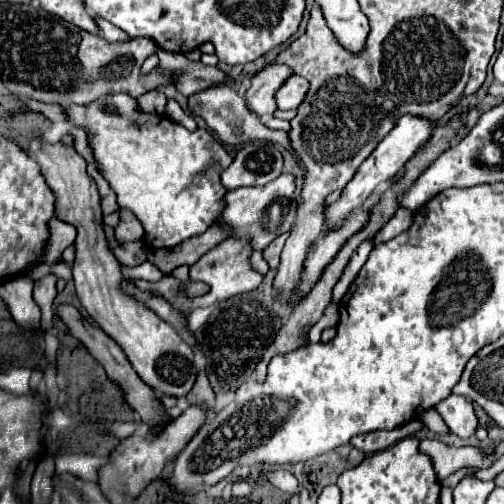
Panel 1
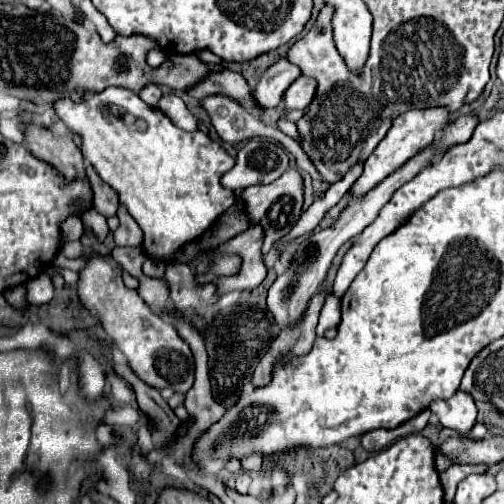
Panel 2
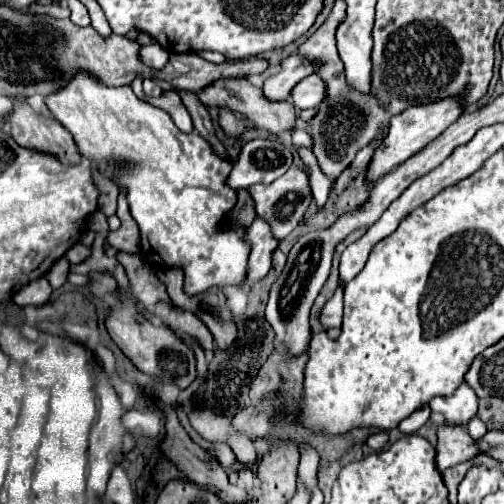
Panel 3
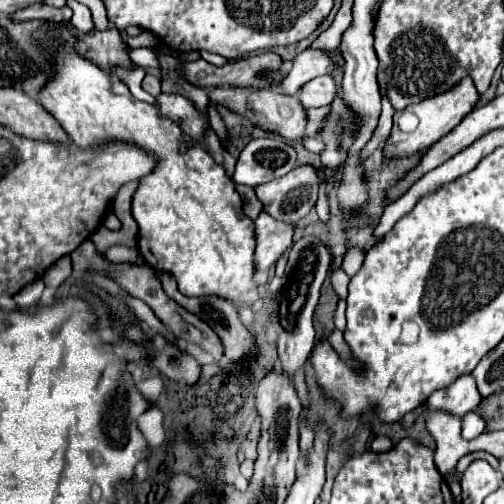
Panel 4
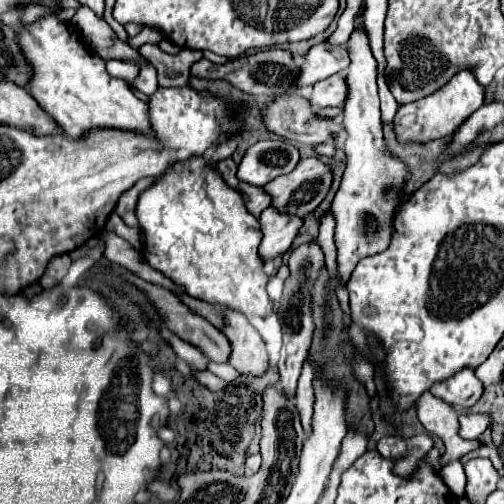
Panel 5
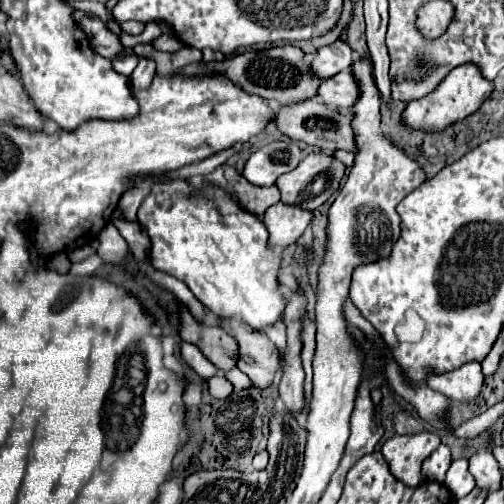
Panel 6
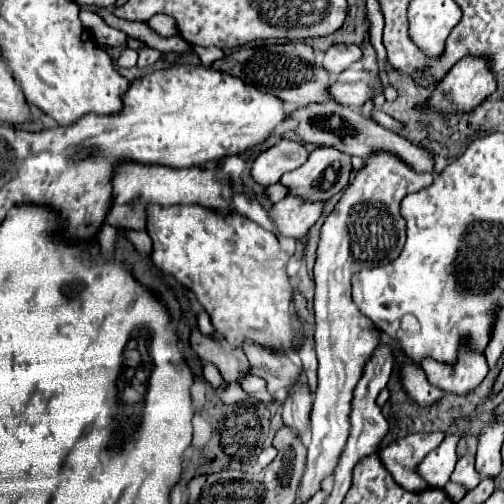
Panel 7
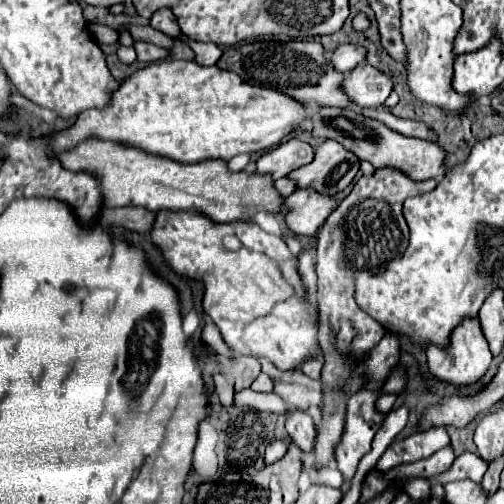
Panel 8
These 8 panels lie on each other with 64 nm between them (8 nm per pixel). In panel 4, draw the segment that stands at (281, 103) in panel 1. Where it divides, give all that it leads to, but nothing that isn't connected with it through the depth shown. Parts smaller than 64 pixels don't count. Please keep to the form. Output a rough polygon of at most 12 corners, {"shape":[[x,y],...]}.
{"shape":[[318,76],[298,92],[304,108],[328,106],[336,96],[332,76]]}

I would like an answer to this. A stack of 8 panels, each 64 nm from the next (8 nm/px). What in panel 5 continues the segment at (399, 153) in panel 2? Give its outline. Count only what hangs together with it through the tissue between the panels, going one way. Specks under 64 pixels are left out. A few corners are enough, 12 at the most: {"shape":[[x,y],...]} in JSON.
{"shape":[[468,70],[440,92],[400,106],[398,142],[426,144],[456,132],[482,106]]}

